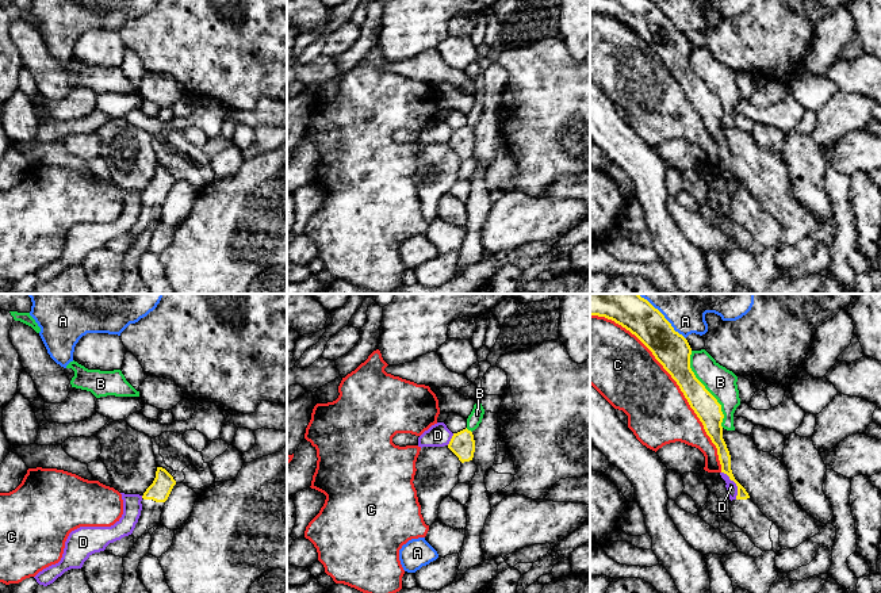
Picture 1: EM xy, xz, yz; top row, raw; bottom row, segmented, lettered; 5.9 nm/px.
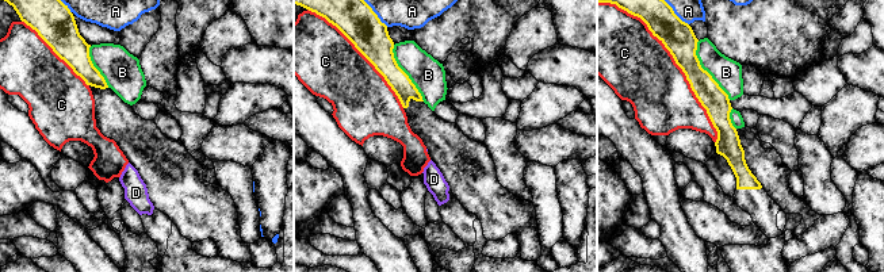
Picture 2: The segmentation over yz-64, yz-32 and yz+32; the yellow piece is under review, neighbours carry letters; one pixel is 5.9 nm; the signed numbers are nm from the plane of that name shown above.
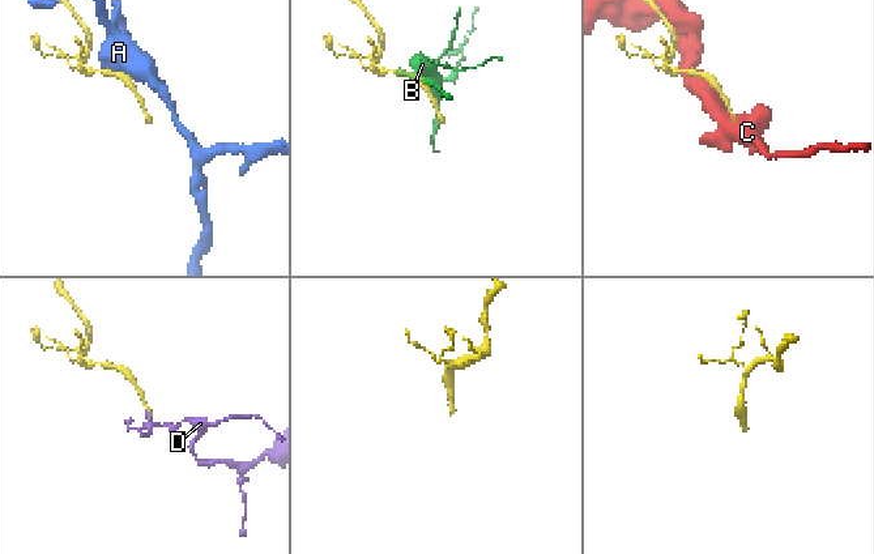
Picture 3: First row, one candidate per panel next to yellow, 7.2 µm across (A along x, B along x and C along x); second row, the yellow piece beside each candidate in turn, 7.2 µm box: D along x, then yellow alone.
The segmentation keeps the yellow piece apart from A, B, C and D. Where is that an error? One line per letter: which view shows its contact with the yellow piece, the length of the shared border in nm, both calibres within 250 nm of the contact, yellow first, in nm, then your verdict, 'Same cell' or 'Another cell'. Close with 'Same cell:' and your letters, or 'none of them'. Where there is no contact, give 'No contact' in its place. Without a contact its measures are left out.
A: Touches yellow in yz. Shared border 300 nm. Thickness 220 nm (yellow) against 190 nm. Another cell
B: Touches yellow in yz. Shared border 500 nm. Thickness 180 nm (yellow) against 180 nm. Another cell
C: Touches yellow in yz. Shared border 1200 nm. Thickness 220 nm (yellow) against 380 nm. Another cell
D: Touches yellow in yz. Shared border 190 nm. Thickness 70 nm (yellow) against 70 nm. Another cell
Same cell: none of them

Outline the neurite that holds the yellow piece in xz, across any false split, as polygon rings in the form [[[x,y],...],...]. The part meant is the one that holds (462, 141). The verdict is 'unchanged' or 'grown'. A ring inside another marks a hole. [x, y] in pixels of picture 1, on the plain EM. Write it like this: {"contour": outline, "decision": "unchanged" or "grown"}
{"contour": [[[466,125],[457,130],[453,130],[448,145],[459,154],[461,160],[472,157],[475,149],[472,129]]], "decision": "unchanged"}

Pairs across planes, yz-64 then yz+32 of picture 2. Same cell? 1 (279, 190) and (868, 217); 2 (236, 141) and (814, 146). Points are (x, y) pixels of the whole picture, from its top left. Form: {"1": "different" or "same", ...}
{"1": "same", "2": "different"}

